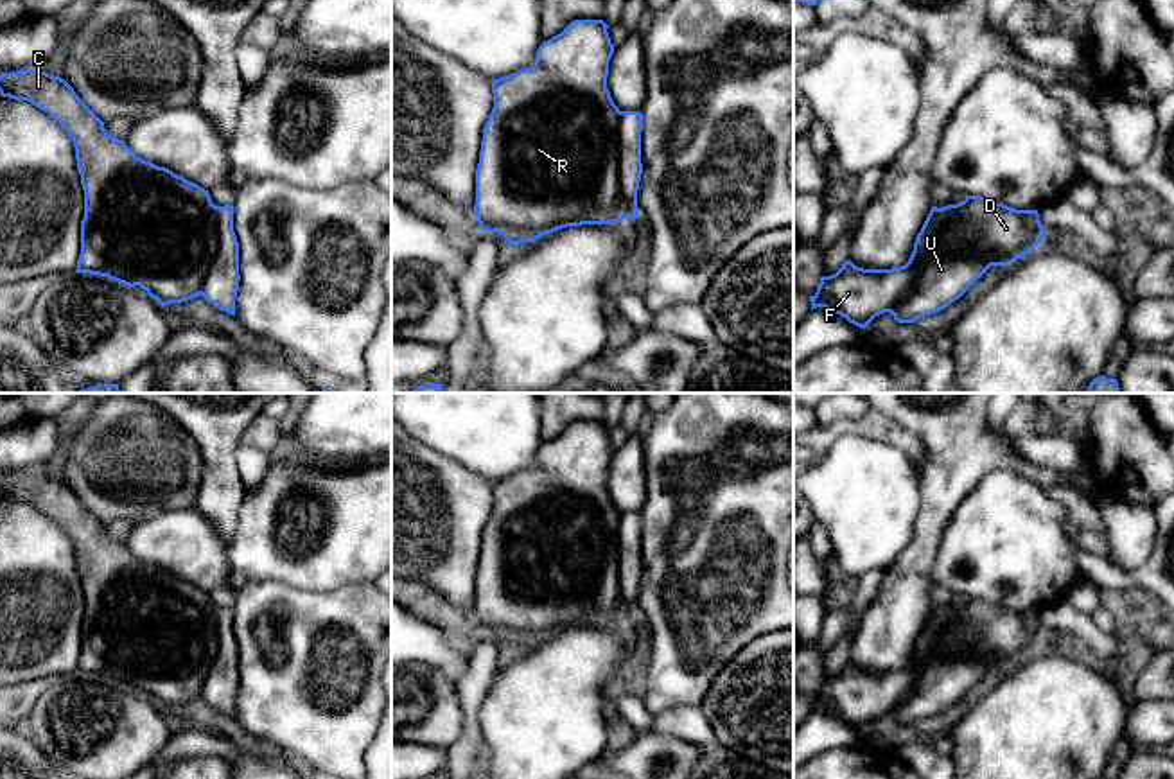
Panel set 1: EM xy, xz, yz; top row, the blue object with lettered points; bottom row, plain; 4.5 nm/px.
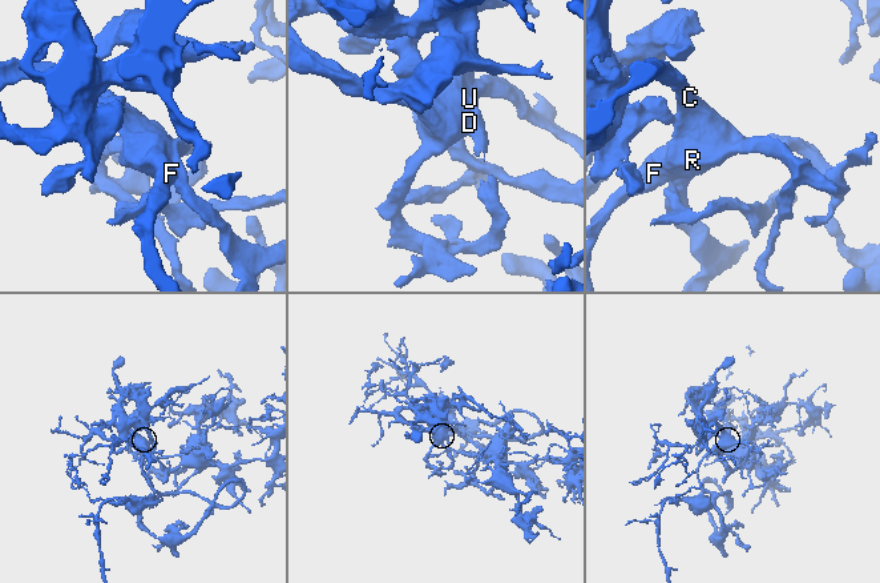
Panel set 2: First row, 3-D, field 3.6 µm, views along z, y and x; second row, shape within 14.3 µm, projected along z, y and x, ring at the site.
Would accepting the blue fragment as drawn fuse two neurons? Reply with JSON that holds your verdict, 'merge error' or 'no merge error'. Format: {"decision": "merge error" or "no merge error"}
{"decision": "no merge error"}

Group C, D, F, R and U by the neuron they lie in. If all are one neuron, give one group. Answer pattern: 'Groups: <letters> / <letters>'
Groups: C D F R U

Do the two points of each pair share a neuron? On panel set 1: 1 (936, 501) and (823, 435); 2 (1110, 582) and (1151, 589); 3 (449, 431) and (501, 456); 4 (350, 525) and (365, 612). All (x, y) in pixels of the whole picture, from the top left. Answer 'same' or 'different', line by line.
1: different
2: same
3: same
4: different

